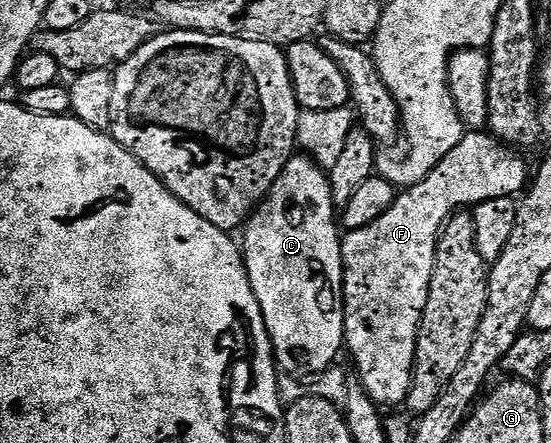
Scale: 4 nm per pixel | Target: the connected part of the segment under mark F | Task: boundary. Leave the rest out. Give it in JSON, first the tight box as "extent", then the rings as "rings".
{"extent":[342,131,528,405],"rings":[[[467,131],[462,141],[419,184],[399,191],[391,208],[380,218],[376,218],[372,226],[345,233],[342,241],[342,295],[346,298],[344,348],[347,353],[350,351],[350,356],[354,359],[353,371],[375,404],[405,405],[412,382],[418,327],[422,321],[422,311],[428,302],[434,255],[442,225],[455,212],[467,206],[488,202],[492,198],[517,197],[528,184],[526,164],[517,154],[519,155],[511,145],[503,144],[490,135],[489,131]]]}

